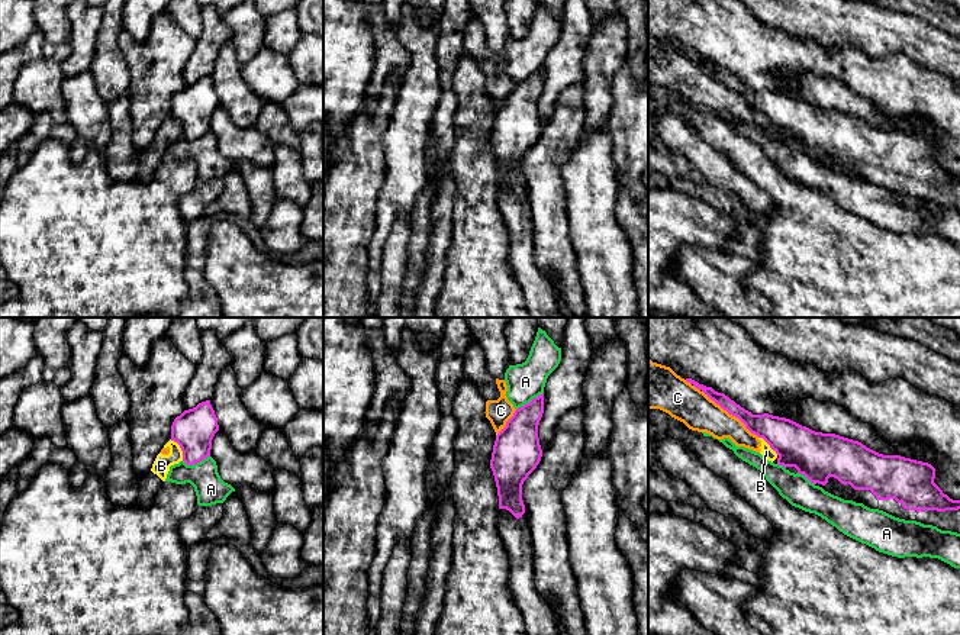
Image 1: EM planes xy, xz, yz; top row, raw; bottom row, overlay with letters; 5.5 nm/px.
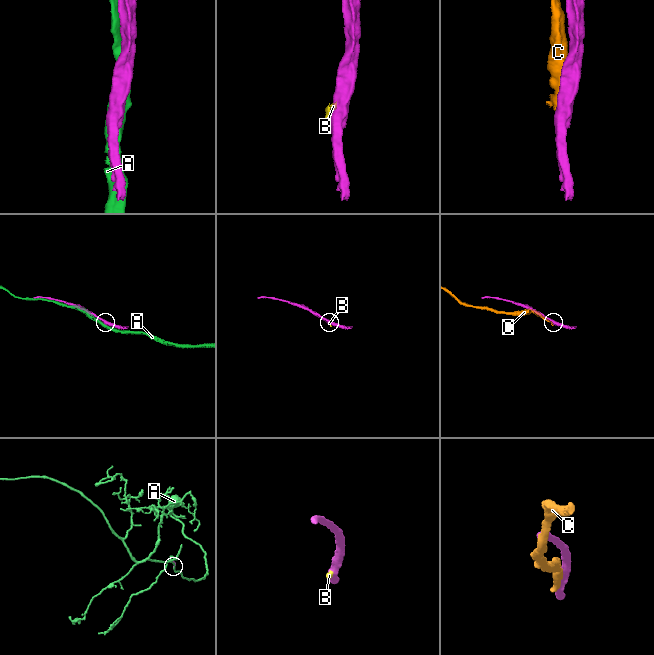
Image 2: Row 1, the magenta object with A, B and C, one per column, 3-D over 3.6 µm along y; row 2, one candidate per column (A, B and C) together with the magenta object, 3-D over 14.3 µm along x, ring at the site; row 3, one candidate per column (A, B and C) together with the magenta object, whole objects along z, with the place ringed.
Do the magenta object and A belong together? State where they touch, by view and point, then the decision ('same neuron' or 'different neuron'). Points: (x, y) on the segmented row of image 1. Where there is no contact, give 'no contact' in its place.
meets magenta in xy at (196, 463); different neuron

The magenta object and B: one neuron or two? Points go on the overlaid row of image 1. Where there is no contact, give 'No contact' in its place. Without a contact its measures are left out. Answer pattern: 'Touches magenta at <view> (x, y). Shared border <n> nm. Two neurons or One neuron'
Touches magenta at xy (180, 447). Shared border 140 nm. Two neurons

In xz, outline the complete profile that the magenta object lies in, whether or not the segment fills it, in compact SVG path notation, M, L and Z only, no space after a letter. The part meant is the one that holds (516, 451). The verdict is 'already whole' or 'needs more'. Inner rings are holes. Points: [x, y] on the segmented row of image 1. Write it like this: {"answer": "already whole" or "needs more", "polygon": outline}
{"answer": "already whole", "polygon": "M544 393L516 409L506 426L496 435L490 468L495 476L499 509L509 510L516 519L525 513L522 484L541 461L542 449L538 438L538 425L544 413Z"}

